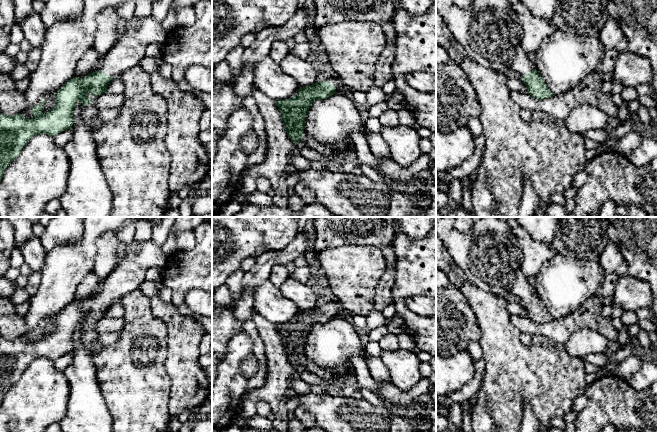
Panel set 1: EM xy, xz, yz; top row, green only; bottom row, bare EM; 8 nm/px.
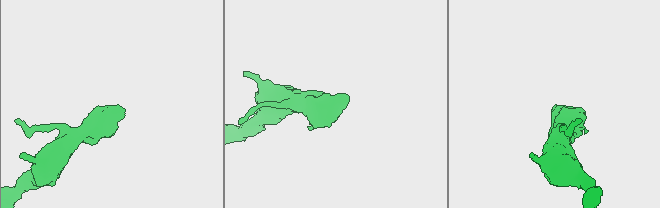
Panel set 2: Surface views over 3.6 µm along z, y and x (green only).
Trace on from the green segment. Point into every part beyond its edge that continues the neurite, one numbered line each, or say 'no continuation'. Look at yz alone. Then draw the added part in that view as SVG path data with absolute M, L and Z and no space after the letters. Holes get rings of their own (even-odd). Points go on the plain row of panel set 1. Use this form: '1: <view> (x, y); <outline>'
1: yz (489, 255); M436 217L436 235L469 281L487 293L519 301L536 293L533 280L522 273L522 252L507 221L498 217L481 217L473 221L470 233L466 234L454 227L453 217Z

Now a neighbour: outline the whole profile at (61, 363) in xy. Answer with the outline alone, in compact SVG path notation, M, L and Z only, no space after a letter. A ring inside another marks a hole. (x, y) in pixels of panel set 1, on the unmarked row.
M67 353L61 357L59 357L58 359L56 359L54 362L54 366L60 370L60 371L64 371L66 367L68 367L71 362L73 360L73 357L71 355L71 353Z

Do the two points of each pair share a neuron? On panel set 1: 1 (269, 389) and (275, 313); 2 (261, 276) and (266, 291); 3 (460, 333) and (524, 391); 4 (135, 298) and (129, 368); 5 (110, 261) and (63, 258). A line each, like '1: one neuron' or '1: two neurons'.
1: two neurons
2: two neurons
3: two neurons
4: one neuron
5: two neurons

